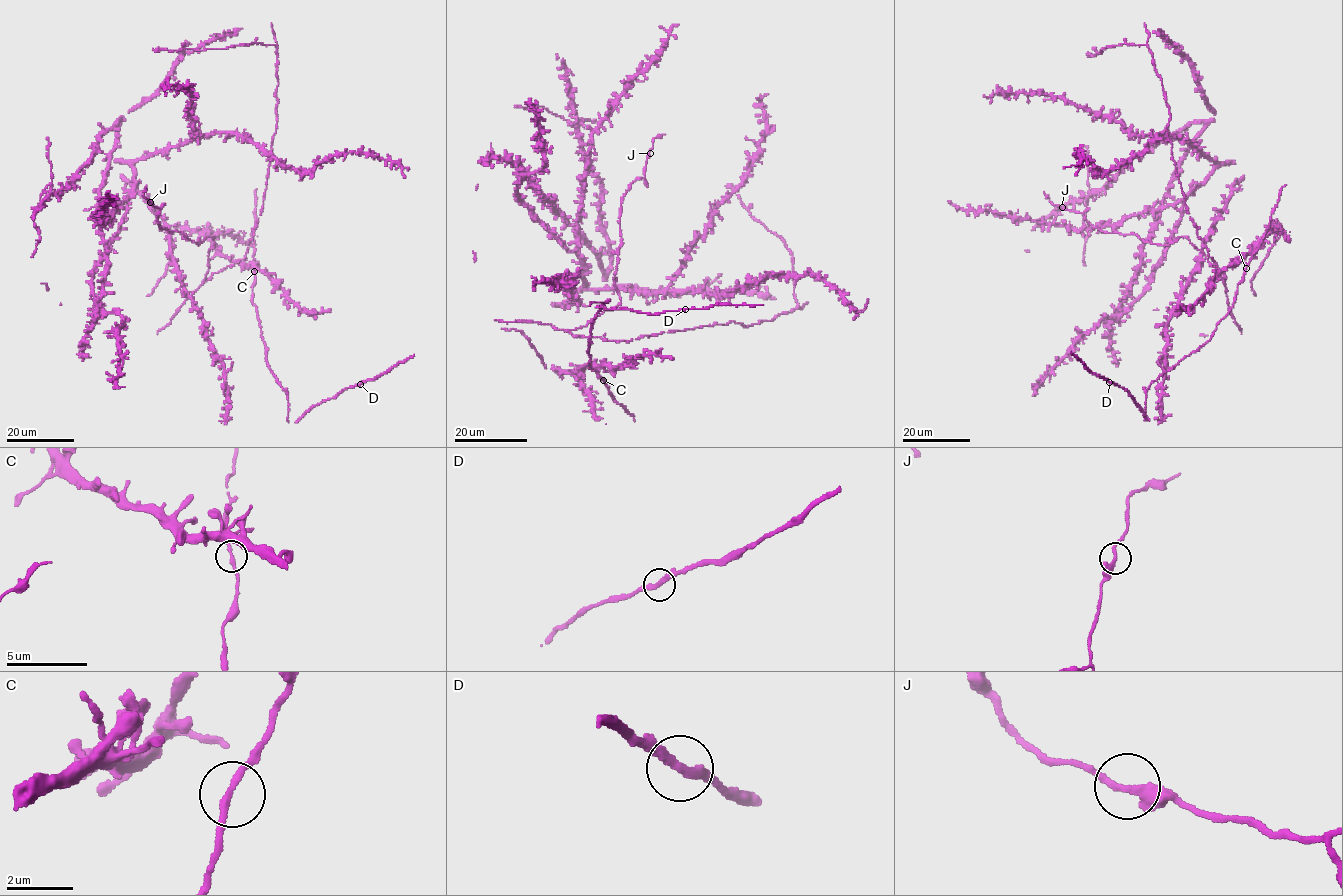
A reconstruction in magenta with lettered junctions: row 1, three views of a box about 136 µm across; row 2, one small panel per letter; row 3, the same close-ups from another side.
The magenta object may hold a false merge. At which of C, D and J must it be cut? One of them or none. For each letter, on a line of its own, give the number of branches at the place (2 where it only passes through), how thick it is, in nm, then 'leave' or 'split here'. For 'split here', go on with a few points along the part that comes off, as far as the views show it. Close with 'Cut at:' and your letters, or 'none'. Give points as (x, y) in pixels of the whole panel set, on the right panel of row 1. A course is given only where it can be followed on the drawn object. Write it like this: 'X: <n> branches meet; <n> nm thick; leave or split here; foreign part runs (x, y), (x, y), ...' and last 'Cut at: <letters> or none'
C: 2 branches meet; 200 nm thick; leave
D: 2 branches meet; 240 nm thick; leave
J: 2 branches meet; 280 nm thick; leave
Cut at: none

